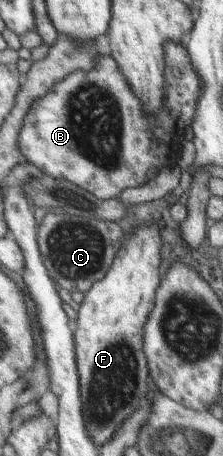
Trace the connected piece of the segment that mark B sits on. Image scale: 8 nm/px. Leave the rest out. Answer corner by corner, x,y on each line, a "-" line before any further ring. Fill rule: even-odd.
168,41
164,47
164,59
164,107
146,115
142,111
140,99
126,85
120,65
110,52
103,50
94,69
68,75
46,97
34,101
30,113
25,117
20,135
22,155
26,155
26,160
40,172
56,179
66,179
102,200
119,197
124,188
141,185
156,178
161,167
170,167
178,161
176,153
182,141
182,131
190,127
196,103
200,99
200,79
190,65
186,48

